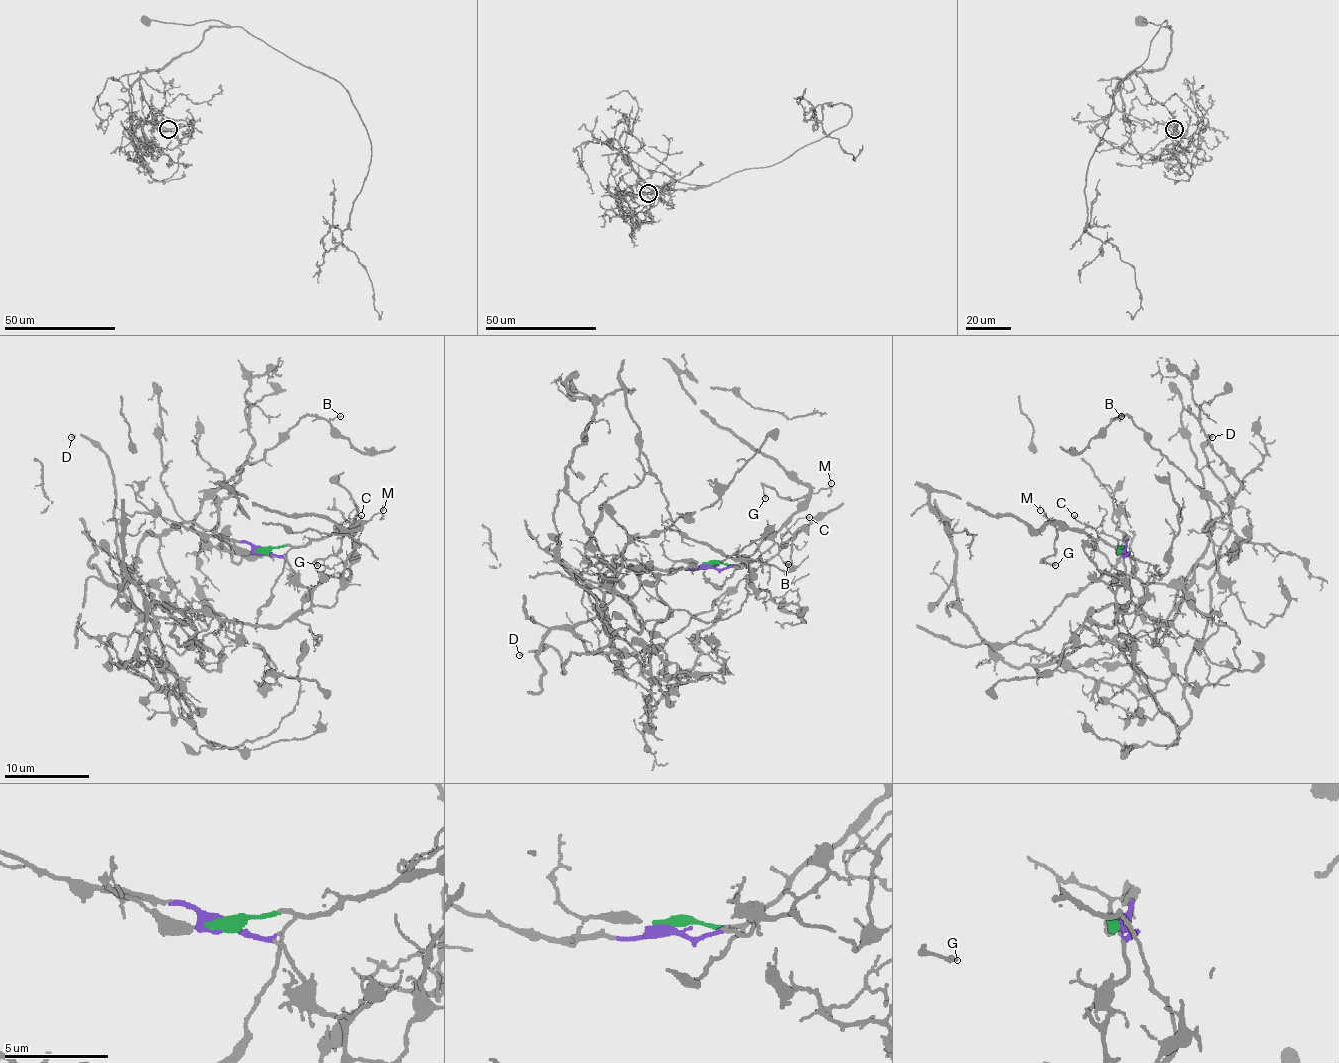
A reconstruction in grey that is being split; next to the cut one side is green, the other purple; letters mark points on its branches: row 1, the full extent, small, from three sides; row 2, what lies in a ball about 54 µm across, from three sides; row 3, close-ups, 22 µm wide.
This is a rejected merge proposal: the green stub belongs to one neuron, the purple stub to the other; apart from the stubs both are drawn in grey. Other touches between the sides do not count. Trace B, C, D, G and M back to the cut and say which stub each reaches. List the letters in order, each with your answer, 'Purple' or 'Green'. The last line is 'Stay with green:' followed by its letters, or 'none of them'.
B: Purple
C: Green
D: Purple
G: Green
M: Green
Stay with green: C, G, M

